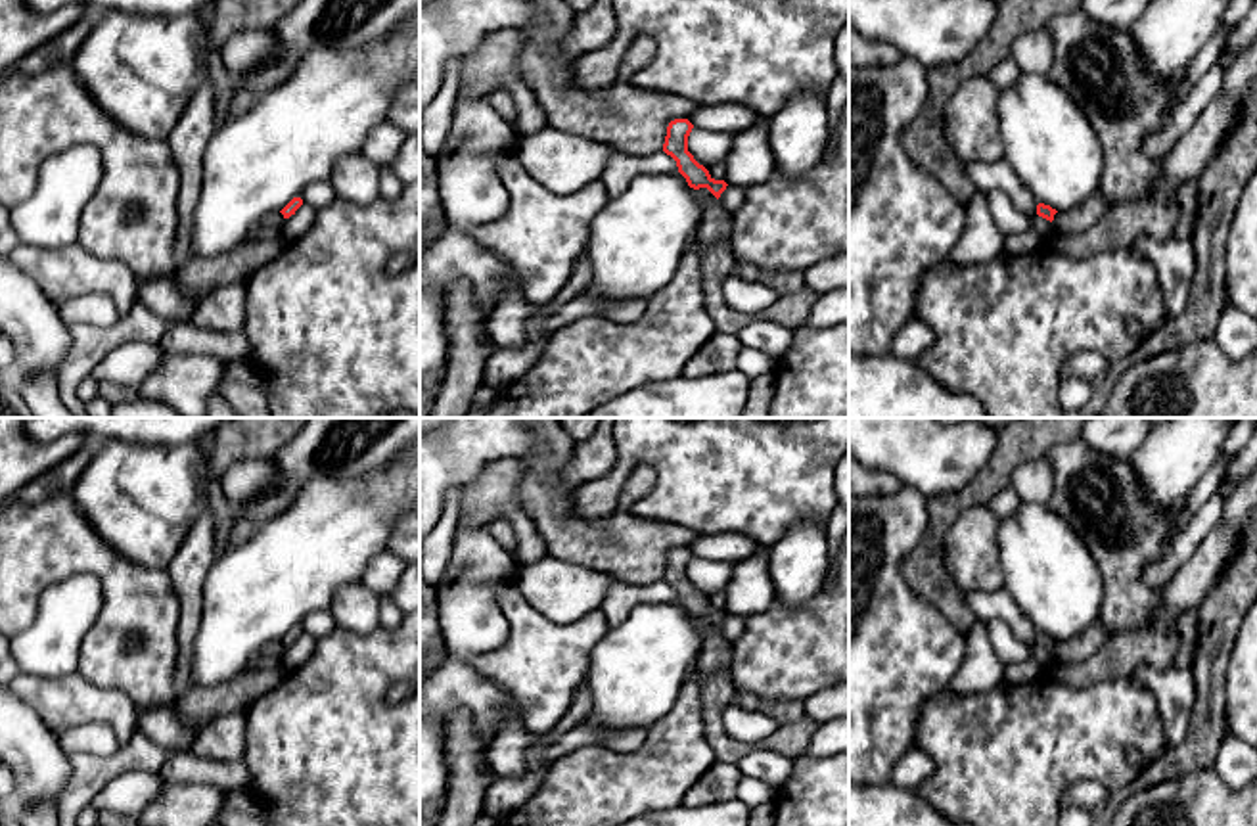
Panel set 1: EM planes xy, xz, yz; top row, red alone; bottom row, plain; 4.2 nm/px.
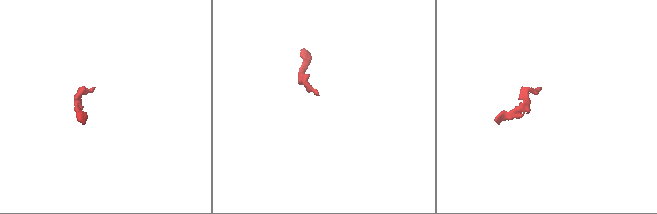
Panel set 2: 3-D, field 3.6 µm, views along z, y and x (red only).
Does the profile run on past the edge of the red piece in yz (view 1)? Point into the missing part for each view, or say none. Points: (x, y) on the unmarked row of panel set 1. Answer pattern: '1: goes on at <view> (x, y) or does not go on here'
1: goes on at yz (1077, 648)

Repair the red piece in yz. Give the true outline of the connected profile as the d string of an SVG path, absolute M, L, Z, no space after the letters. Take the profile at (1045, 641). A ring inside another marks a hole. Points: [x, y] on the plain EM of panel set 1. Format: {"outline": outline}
{"outline": "M1096 621L1083 634L1069 640L1056 640L1050 634L1039 632L1037 644L1056 654L1062 663L1079 663L1096 654L1108 638L1108 629Z"}

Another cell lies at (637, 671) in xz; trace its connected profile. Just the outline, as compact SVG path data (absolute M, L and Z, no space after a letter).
M680 602L638 604L630 615L615 629L609 629L598 642L584 686L590 694L590 709L583 724L600 730L650 730L667 715L682 684L688 680L701 654L703 636L697 619L690 617Z

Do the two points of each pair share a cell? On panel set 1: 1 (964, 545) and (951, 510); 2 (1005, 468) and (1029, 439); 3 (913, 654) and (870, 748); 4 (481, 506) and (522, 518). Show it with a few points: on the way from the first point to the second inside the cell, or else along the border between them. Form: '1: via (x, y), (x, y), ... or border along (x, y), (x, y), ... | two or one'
1: border along (983, 503), (968, 508), (949, 529), (943, 564) | two
2: via (1008, 460), (1022, 447) | one
3: via (890, 677), (870, 696), (870, 725) | one
4: via (491, 506), (504, 506), (512, 512) | one

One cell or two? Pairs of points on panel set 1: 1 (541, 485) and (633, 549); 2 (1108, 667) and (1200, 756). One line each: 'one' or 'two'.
1: one
2: two

